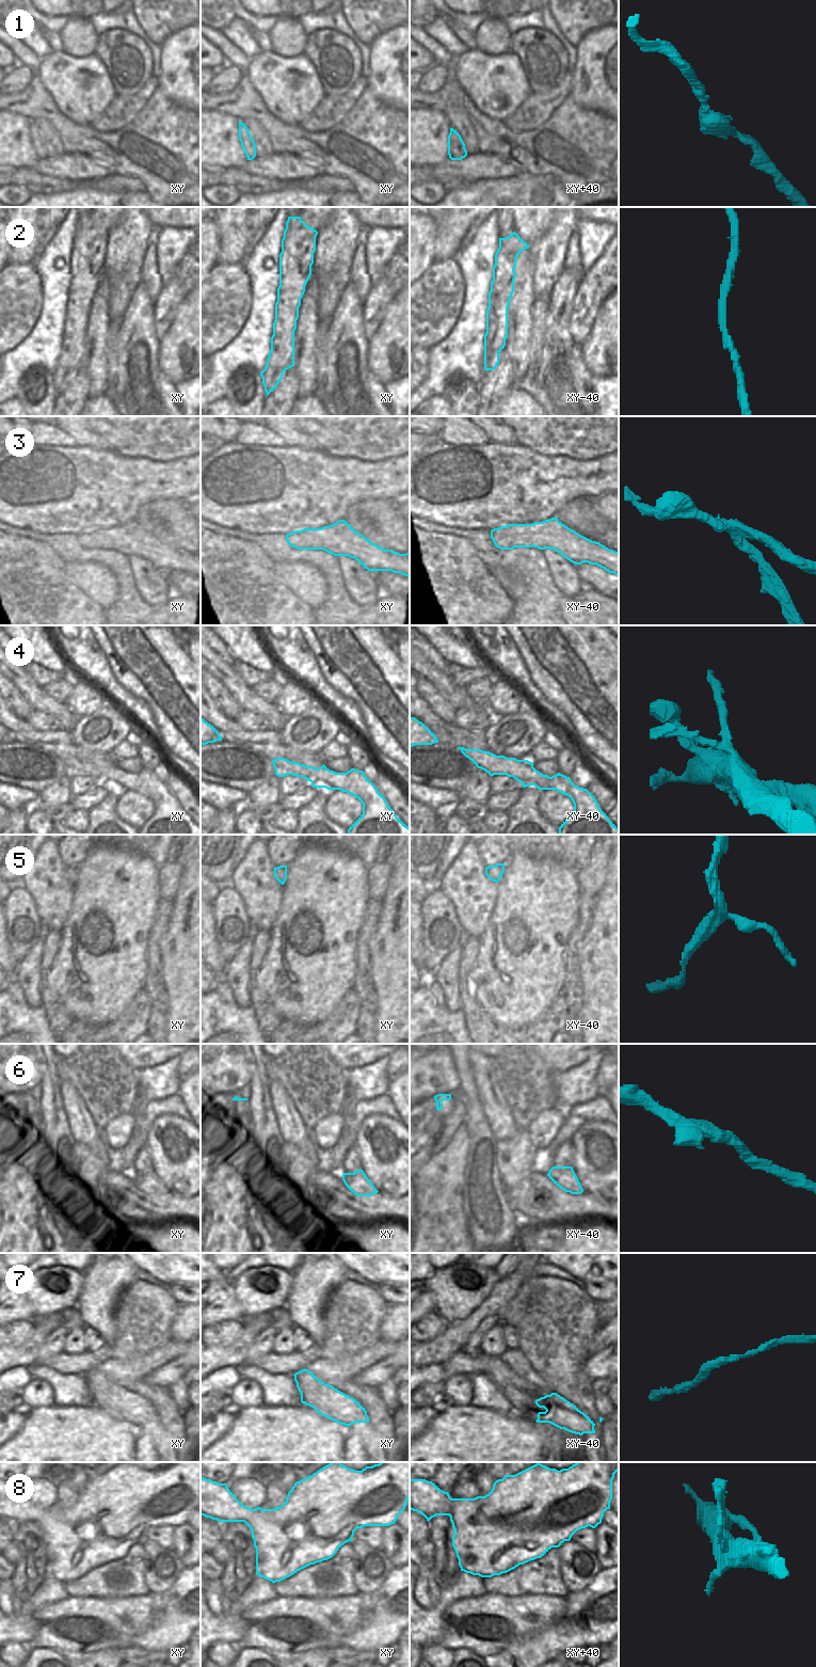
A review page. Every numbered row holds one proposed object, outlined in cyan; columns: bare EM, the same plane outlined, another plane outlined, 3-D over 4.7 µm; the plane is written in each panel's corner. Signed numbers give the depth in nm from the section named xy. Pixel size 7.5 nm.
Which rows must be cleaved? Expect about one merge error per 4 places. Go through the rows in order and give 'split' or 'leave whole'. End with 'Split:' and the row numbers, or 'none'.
1: leave whole
2: leave whole
3: split
4: leave whole
5: leave whole
6: leave whole
7: split
8: leave whole
Split: 3, 7

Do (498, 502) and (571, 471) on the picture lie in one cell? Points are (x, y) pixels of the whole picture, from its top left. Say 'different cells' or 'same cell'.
same cell

